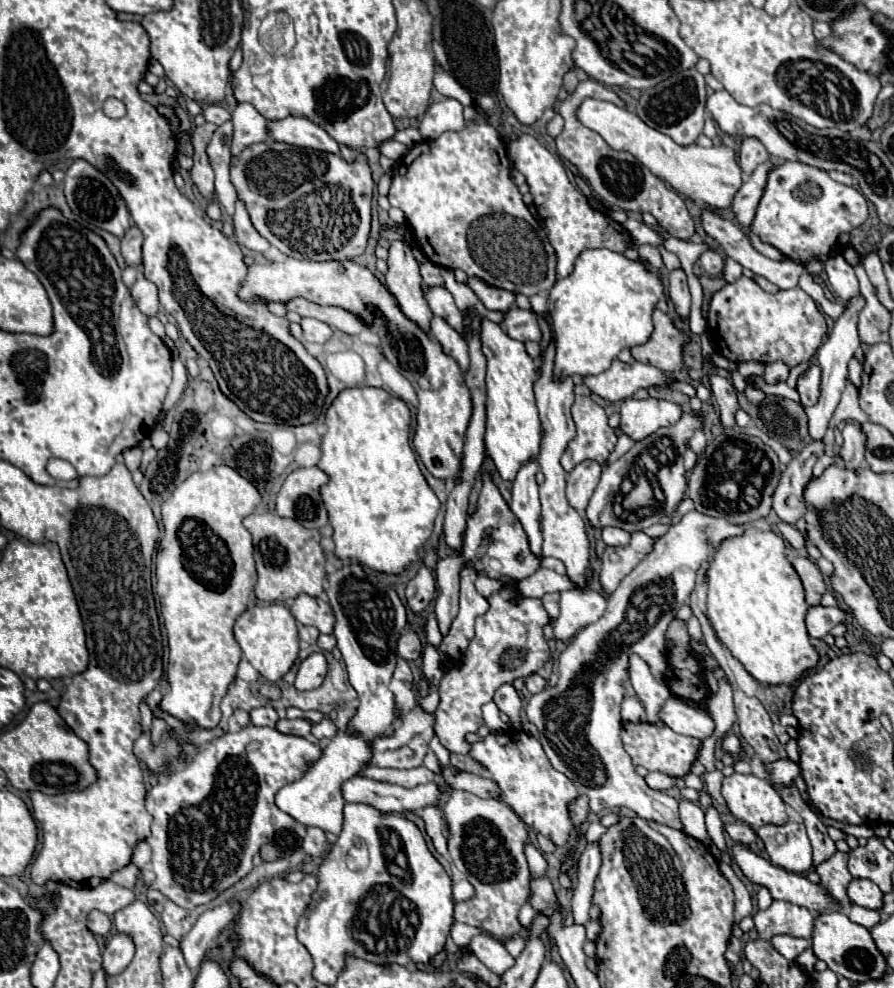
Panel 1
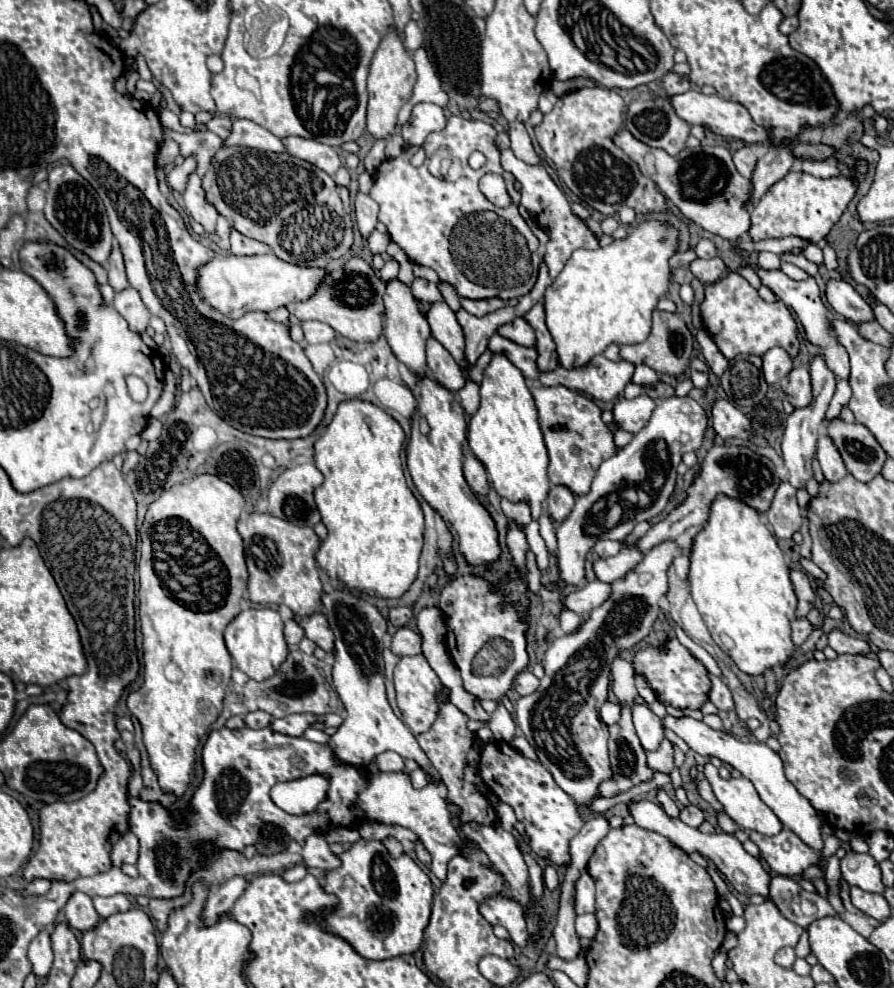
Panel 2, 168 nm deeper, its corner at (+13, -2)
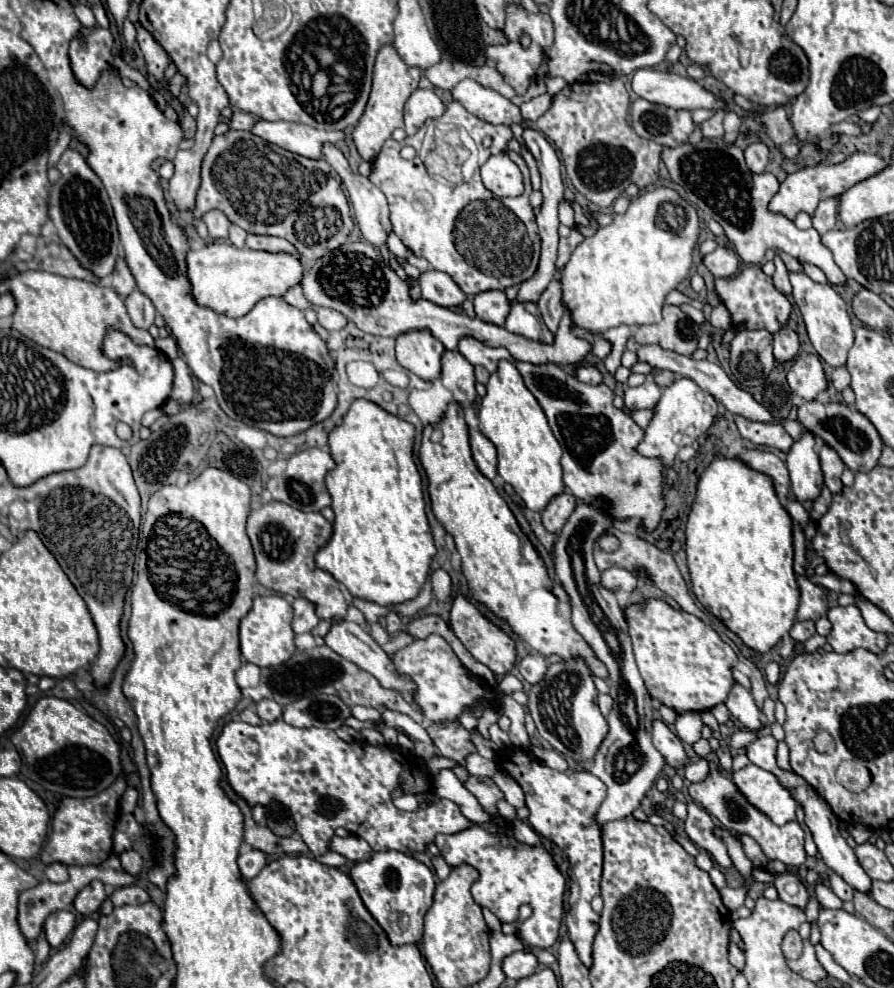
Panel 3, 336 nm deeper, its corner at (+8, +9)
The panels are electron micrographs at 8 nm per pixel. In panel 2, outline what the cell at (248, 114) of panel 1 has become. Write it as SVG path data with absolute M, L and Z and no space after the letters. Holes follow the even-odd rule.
M236 119L230 137L224 141L224 145L242 145L258 151L272 151L272 153L286 153L286 147L282 141L272 135L268 129L248 121L248 119Z

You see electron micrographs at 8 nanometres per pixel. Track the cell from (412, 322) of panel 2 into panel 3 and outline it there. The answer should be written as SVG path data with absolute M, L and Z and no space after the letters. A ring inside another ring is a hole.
M411 330L397 338L397 360L403 368L423 380L435 380L441 374L443 344L429 330Z

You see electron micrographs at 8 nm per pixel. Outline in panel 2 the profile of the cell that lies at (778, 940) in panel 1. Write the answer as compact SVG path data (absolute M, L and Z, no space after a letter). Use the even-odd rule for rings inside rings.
M784 947L784 949L780 949L780 951L776 953L776 963L778 963L780 967L784 967L784 969L792 969L794 961L796 961L796 953L794 953L792 947Z

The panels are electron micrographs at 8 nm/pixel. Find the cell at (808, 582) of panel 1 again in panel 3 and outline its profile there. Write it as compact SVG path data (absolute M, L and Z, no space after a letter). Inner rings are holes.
M797 576L797 584L801 590L801 602L797 610L799 620L817 620L827 614L827 598L825 590L813 584L807 576Z

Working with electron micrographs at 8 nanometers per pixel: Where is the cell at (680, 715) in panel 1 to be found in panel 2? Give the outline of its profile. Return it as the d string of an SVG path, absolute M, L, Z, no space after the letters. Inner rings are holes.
M666 717L662 719L664 727L670 727L678 737L682 737L686 741L686 745L696 751L698 755L704 757L718 757L722 763L734 767L736 771L740 771L746 779L750 779L756 787L756 791L760 793L762 801L776 813L776 817L782 821L784 827L788 827L790 831L794 831L806 845L810 845L814 851L822 851L824 847L824 835L822 835L822 825L824 819L822 815L810 805L810 801L806 801L806 797L802 797L794 785L790 785L790 781L784 775L784 765L782 759L778 757L778 753L774 753L766 743L758 743L758 741L738 741L736 737L732 737L730 733L724 731L714 731L710 729L706 723L684 717L684 719L674 719L674 717Z

